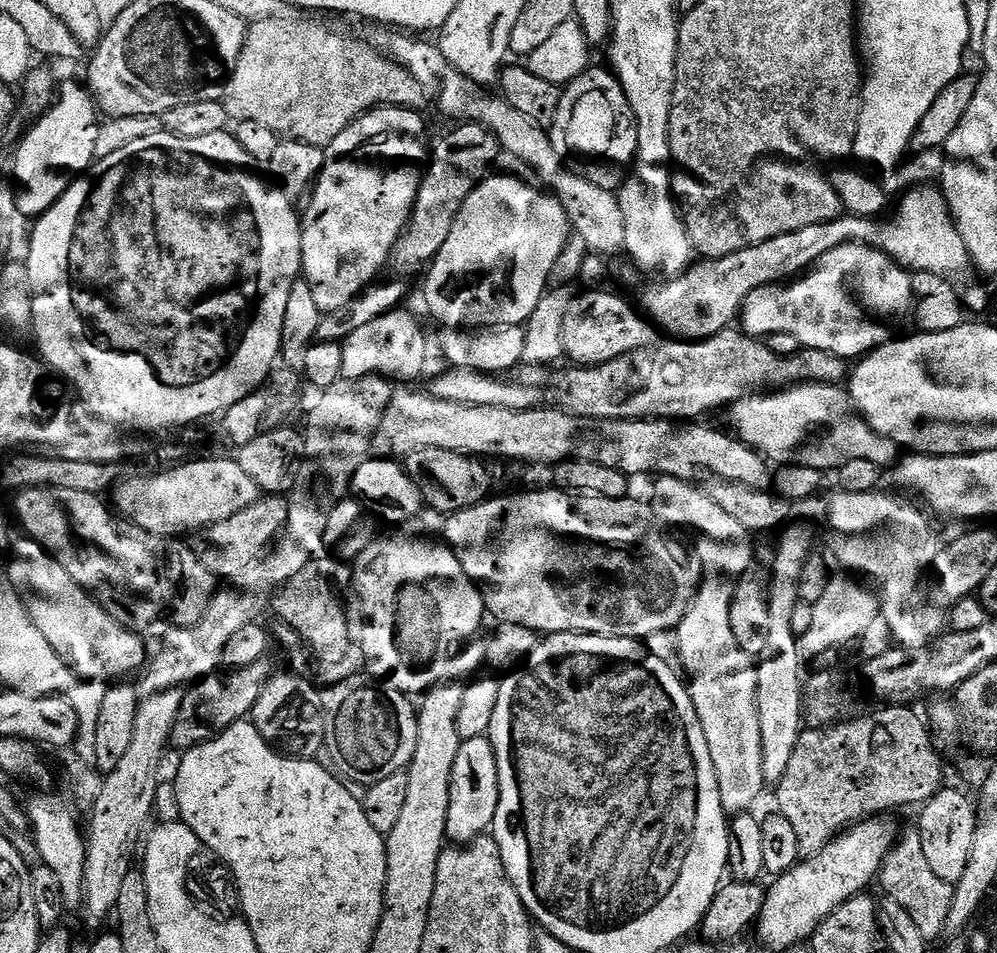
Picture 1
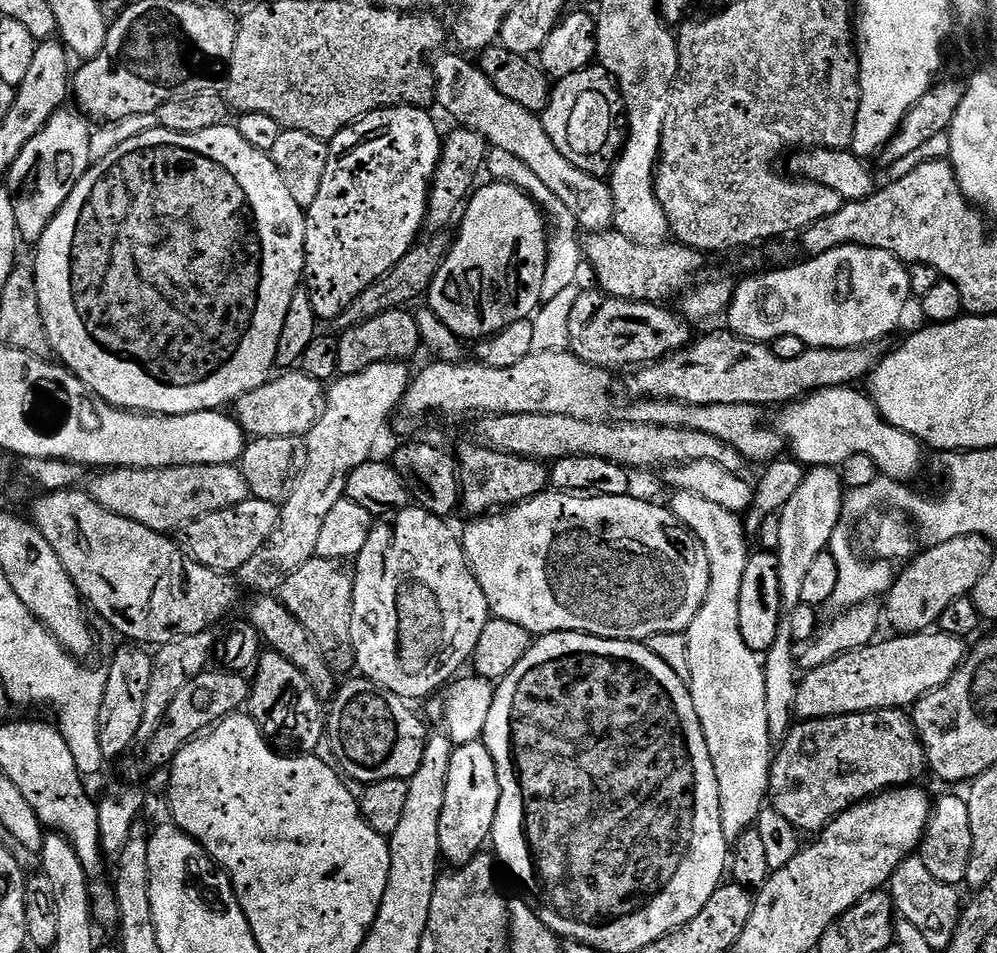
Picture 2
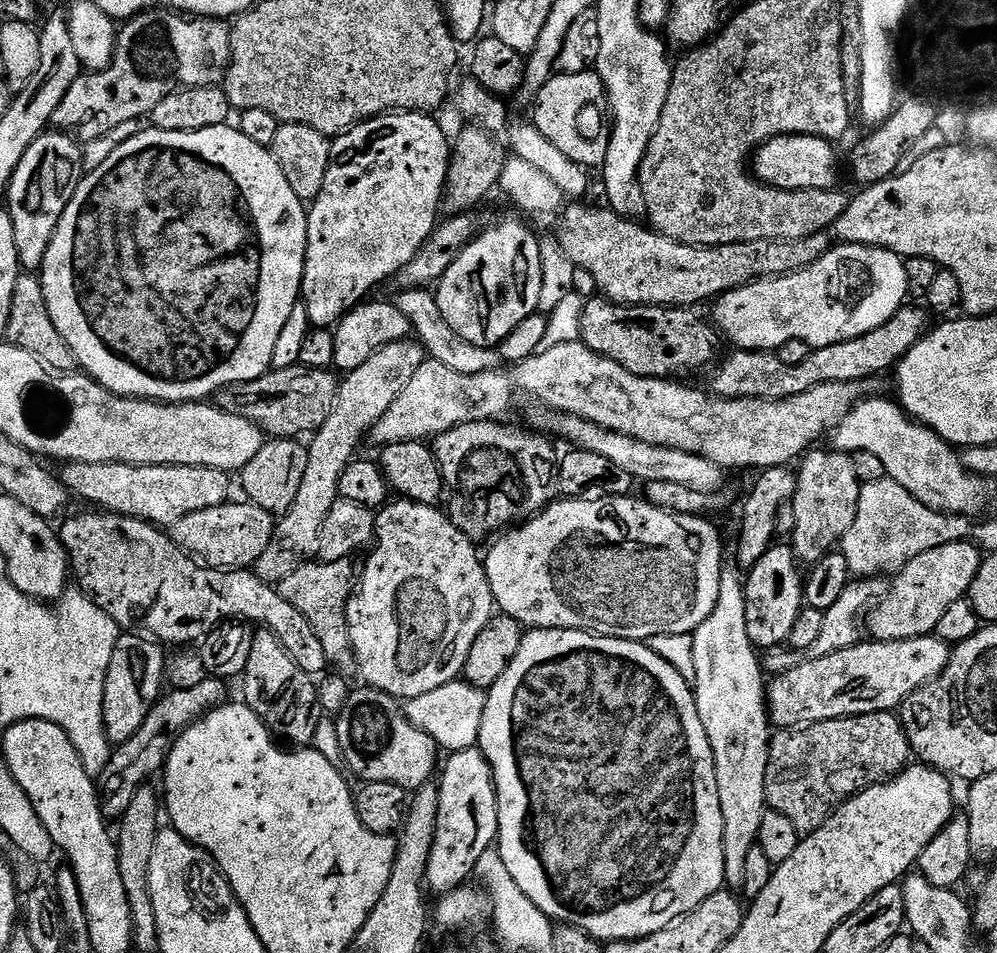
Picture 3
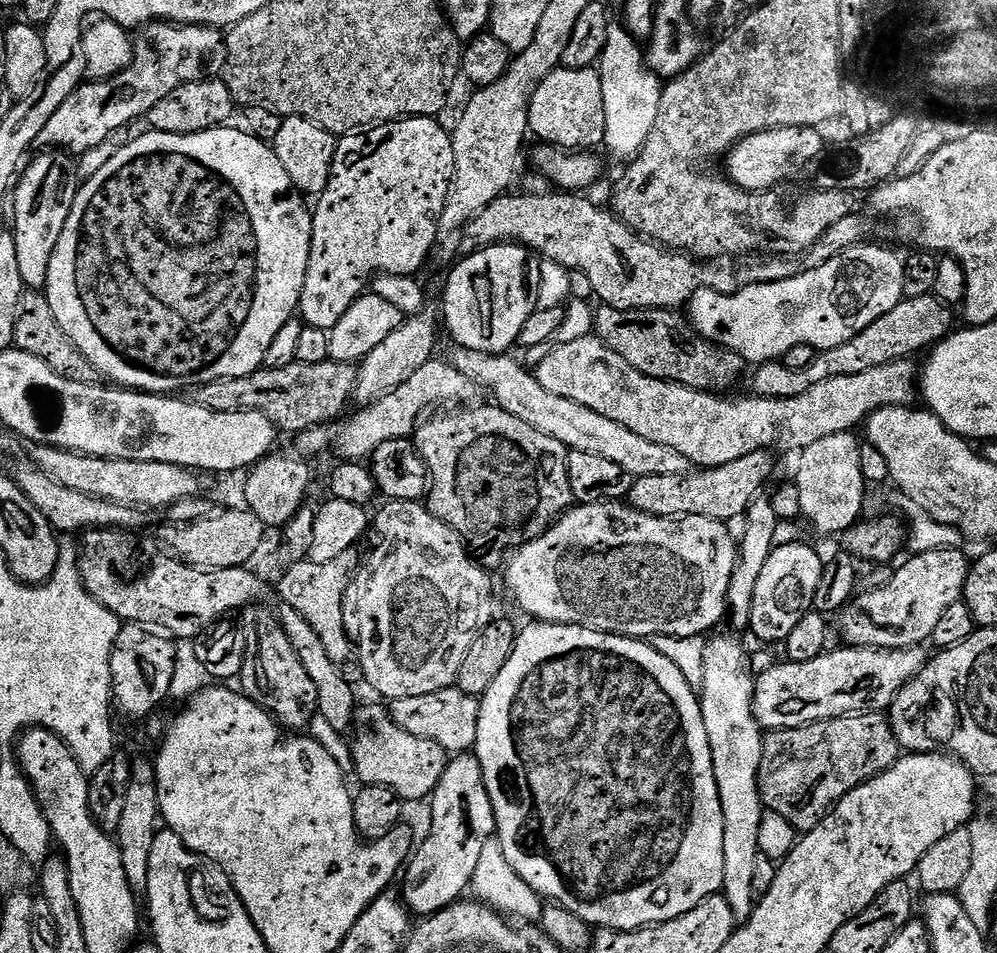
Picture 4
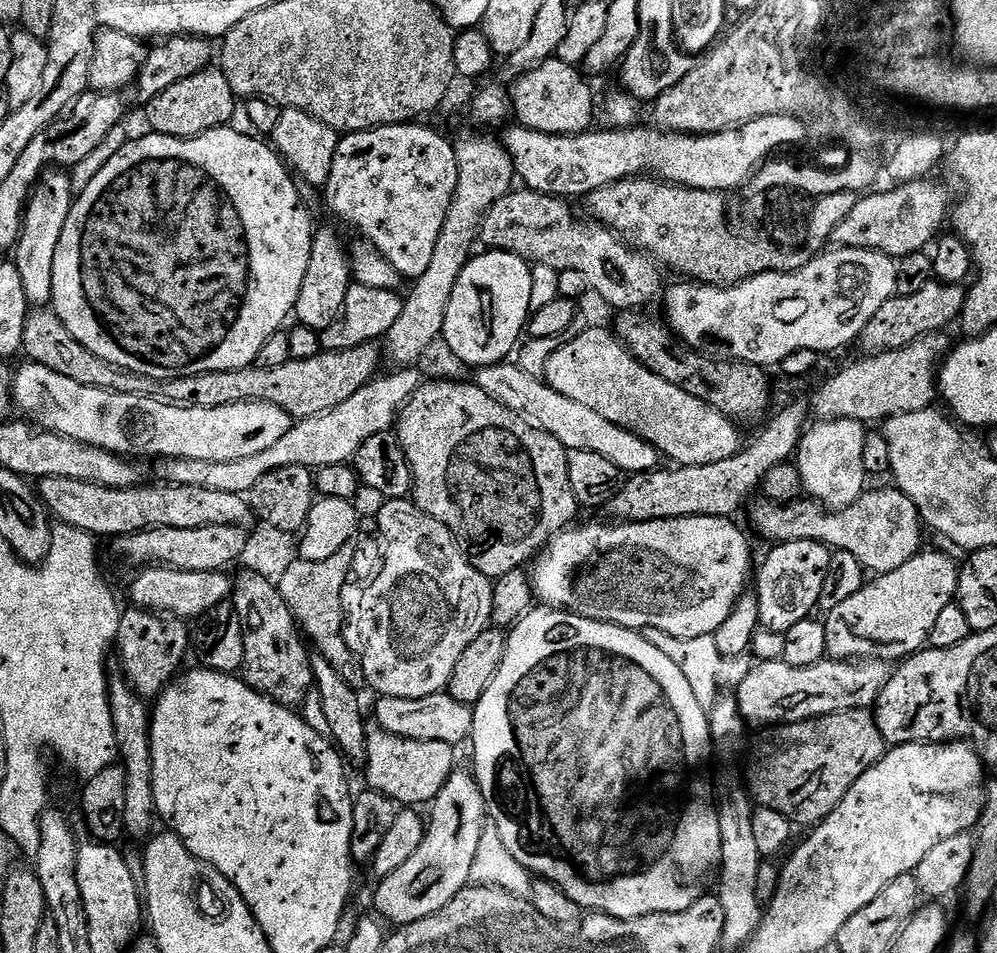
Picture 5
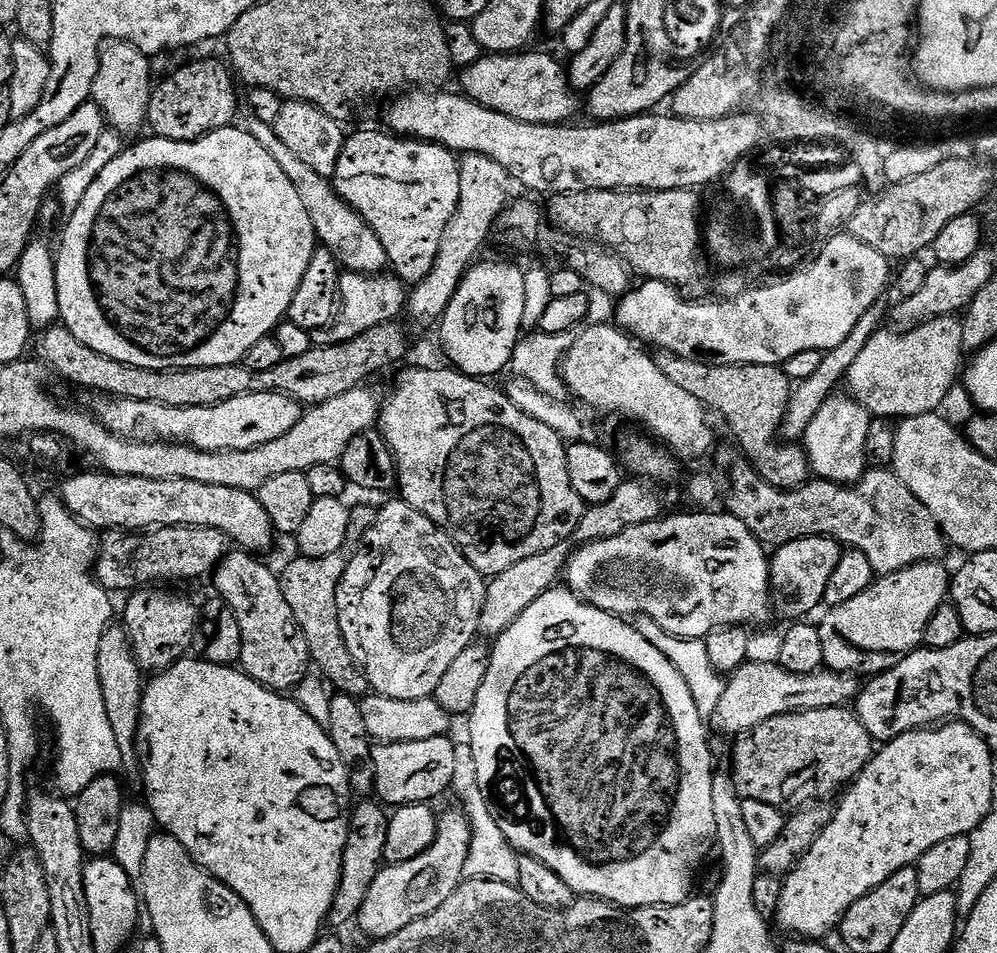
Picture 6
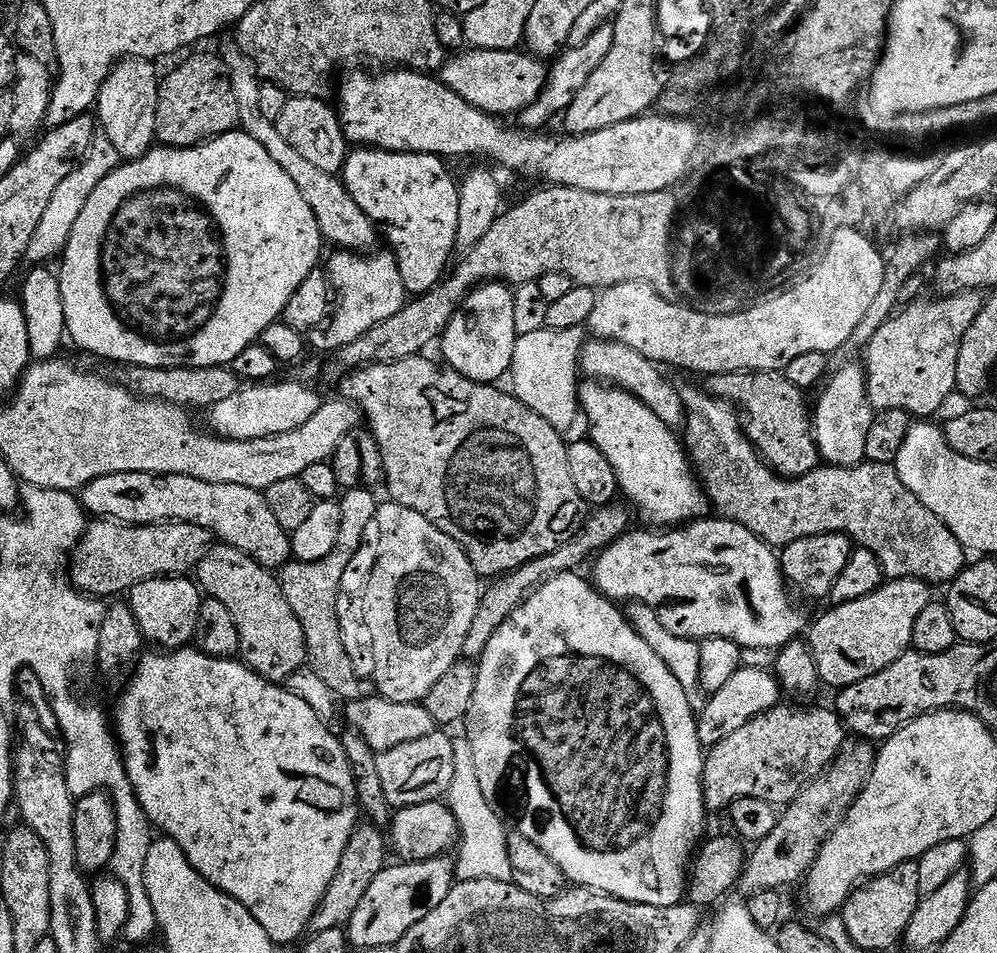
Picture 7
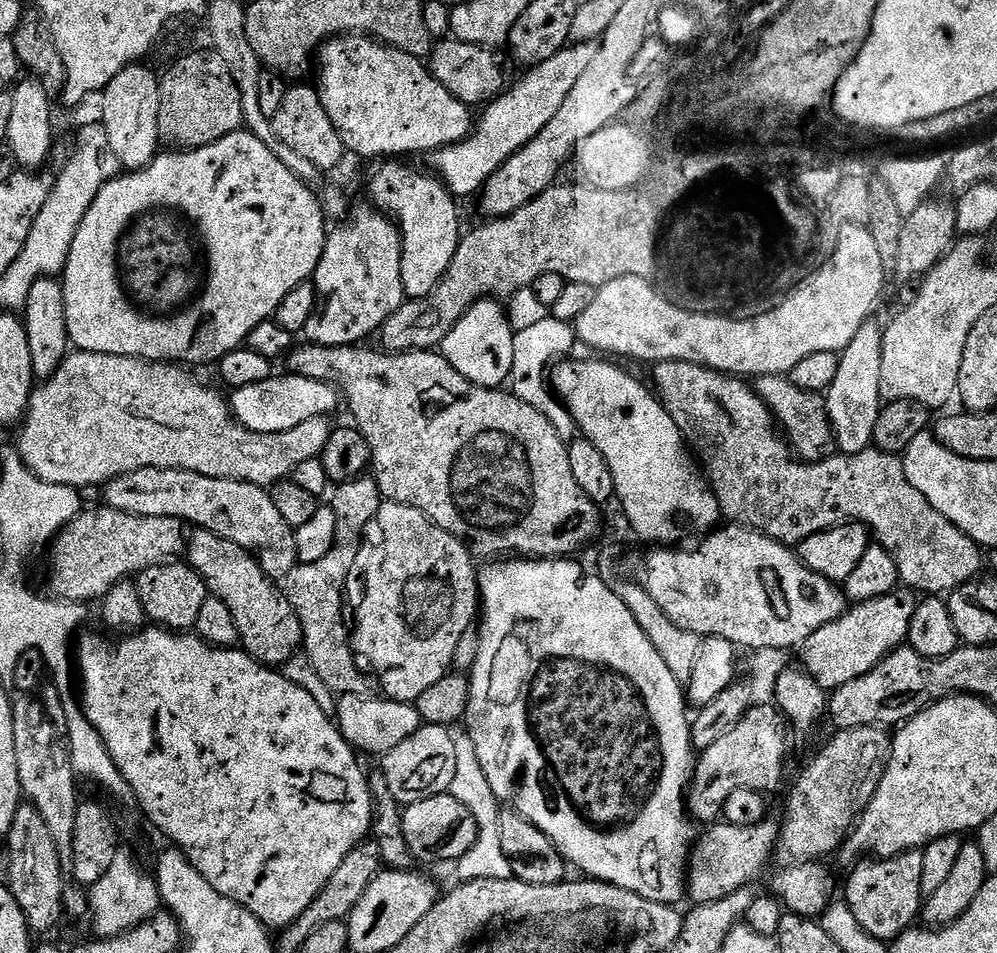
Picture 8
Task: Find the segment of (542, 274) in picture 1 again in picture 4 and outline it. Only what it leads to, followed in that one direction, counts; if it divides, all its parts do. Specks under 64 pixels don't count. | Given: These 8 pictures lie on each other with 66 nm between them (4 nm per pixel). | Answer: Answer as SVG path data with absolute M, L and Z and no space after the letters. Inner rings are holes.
M495 244L481 248L473 256L464 256L461 264L449 274L448 285L444 288L444 324L459 347L482 354L504 354L511 349L508 348L511 344L519 341L526 318L537 309L540 265L535 259L528 259L532 258L522 244Z

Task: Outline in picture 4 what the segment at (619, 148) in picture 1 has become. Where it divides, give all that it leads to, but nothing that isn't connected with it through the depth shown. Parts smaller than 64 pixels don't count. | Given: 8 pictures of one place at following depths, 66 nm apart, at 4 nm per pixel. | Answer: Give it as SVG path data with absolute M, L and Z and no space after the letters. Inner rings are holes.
M563 66L555 68L553 72L548 75L547 78L542 81L538 86L538 90L534 90L532 95L532 101L528 107L528 126L531 135L537 136L537 141L551 144L557 148L565 150L596 150L603 145L604 135L606 134L606 106L604 105L604 99L602 98L602 82L600 81L600 73L595 67L591 68L565 68Z

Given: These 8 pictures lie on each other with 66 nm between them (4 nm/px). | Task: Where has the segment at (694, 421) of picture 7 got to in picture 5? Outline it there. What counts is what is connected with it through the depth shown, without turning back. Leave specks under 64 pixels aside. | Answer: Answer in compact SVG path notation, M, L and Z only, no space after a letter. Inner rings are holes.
M895 486L865 490L856 502L840 511L831 511L816 499L801 498L793 504L775 504L763 498L752 508L756 532L773 545L813 540L833 550L849 552L869 573L879 574L906 566L922 550L925 525L914 502Z

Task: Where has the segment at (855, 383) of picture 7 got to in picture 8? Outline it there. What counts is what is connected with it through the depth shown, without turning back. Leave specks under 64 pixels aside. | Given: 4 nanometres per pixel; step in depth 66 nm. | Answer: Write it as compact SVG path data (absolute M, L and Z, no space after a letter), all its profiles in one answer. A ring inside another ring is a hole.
M869 318L858 328L839 355L837 377L825 393L837 449L843 455L864 452L871 447L875 423L884 402L881 394L881 350L884 345L883 327Z

